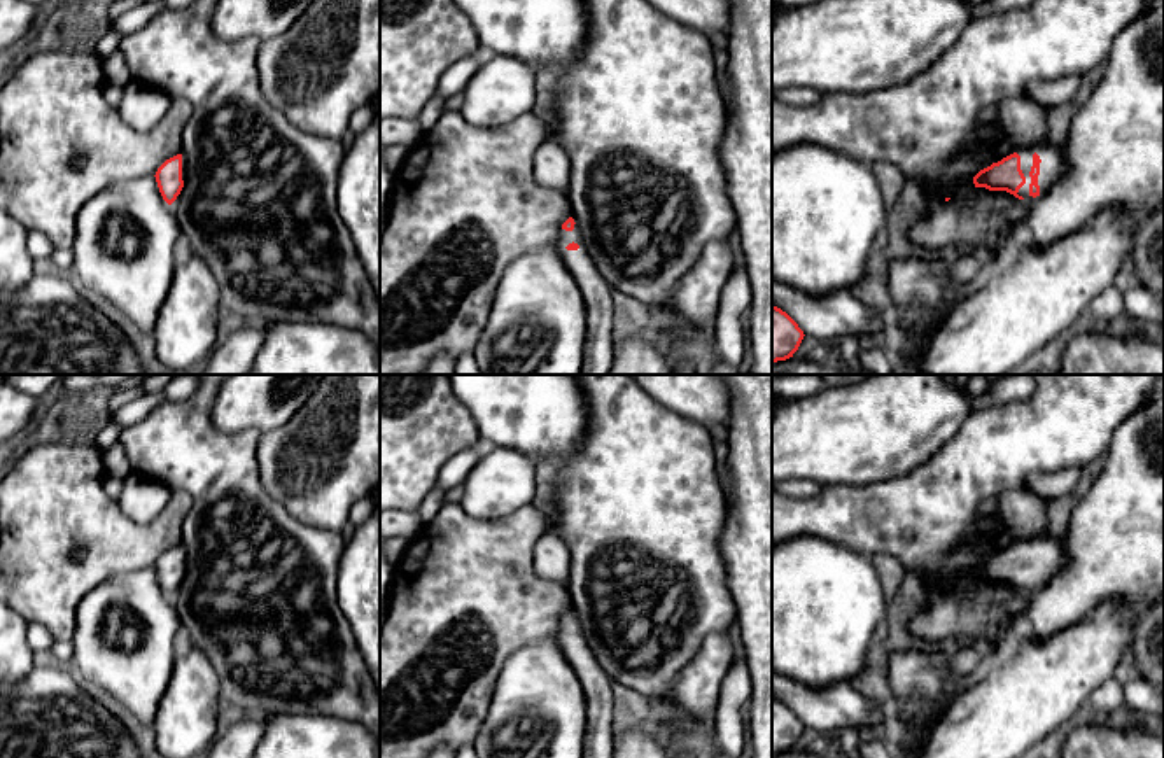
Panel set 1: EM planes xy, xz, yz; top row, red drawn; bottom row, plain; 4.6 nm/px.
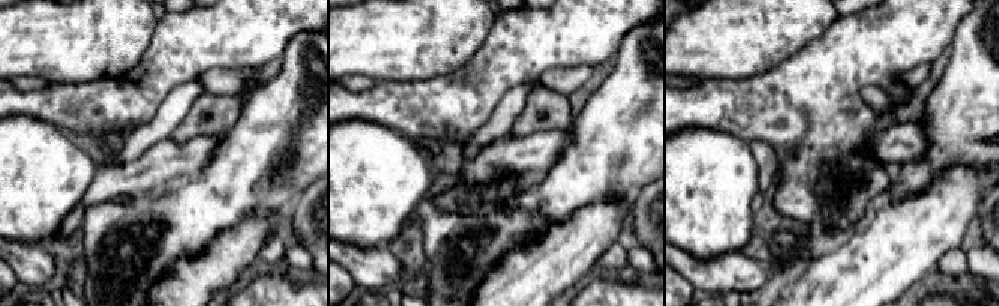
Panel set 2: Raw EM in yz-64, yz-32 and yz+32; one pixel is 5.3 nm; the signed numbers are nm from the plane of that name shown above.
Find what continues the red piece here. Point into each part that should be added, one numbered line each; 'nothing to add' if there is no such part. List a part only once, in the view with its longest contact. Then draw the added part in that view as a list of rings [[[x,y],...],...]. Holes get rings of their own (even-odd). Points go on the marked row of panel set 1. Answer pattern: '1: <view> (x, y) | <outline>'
1: yz (1052, 167) | [[[1045,145],[1045,147],[1017,151],[1017,154],[1020,156],[1020,170],[1026,177],[1026,184],[1019,189],[1017,194],[1022,196],[1026,201],[1034,200],[1029,194],[1029,184],[1031,184],[1029,172],[1033,166],[1034,152],[1041,159],[1038,175],[1040,194],[1043,194],[1055,180],[1059,180],[1068,172],[1068,165],[1064,161],[1061,145]]]

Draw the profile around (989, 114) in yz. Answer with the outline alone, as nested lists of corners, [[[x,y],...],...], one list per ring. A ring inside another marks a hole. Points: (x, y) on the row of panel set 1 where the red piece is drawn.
[[[1001,103],[985,107],[978,114],[978,119],[975,123],[975,130],[973,130],[971,137],[968,138],[968,142],[964,145],[966,151],[975,151],[978,147],[978,144],[980,144],[980,128],[982,126],[991,126],[991,124],[994,124],[999,119],[1001,119]]]

